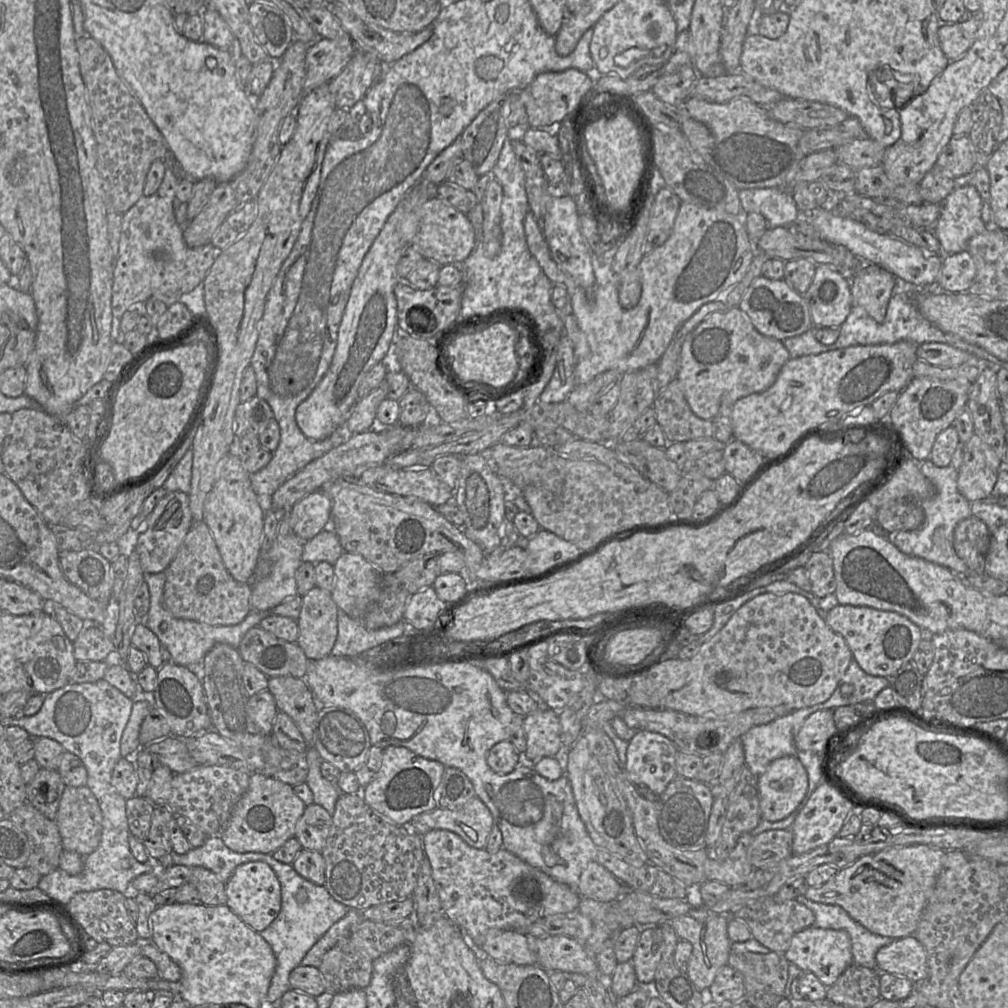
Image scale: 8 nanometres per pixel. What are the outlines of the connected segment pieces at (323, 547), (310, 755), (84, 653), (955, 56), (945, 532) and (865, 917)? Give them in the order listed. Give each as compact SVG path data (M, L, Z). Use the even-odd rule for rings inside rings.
M331 529L319 532L303 547L302 562L334 564L344 552L337 535Z
M309 746L305 754L309 768L305 782L313 792L314 804L323 806L328 812L333 814L336 802L343 793L335 783L323 777L321 773L323 759L316 748Z
M85 627L73 641L73 653L77 661L105 661L114 650L110 637L99 627Z
M979 10L977 12L972 12L972 16L966 21L956 22L953 24L945 24L939 27L938 38L940 42L940 47L945 56L950 61L958 60L969 50L976 39L976 34L981 25L981 20L982 13Z
M929 459L918 461L918 468L935 487L935 495L921 503L925 520L915 530L886 533L889 540L904 554L919 557L929 562L946 567L958 575L969 575L971 570L957 555L954 548L954 531L956 526L971 516L971 503L959 492L957 486L958 472L950 464L939 467Z
M926 845L891 847L857 859L853 864L840 868L821 886L807 886L805 897L811 901L838 905L868 931L892 939L914 935L928 898L943 866L945 851Z

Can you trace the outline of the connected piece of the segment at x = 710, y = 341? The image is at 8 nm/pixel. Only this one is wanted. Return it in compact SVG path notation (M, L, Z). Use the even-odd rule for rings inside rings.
M733 307L712 313L687 335L682 345L680 369L676 379L682 384L685 399L692 412L704 420L713 420L719 413L730 416L732 406L740 398L768 389L790 358L783 342L759 333L747 314L739 307Z

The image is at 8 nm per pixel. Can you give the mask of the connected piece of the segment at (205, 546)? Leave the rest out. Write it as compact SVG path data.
M204 521L193 522L176 556L165 570L163 605L173 616L213 626L235 625L251 611L252 586L238 582L226 569Z

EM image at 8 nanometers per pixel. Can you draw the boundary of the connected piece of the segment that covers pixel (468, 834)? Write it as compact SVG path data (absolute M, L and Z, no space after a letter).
M475 797L459 809L437 807L421 813L411 820L409 830L419 836L431 830L448 830L460 836L471 847L485 849L494 825L489 808Z

